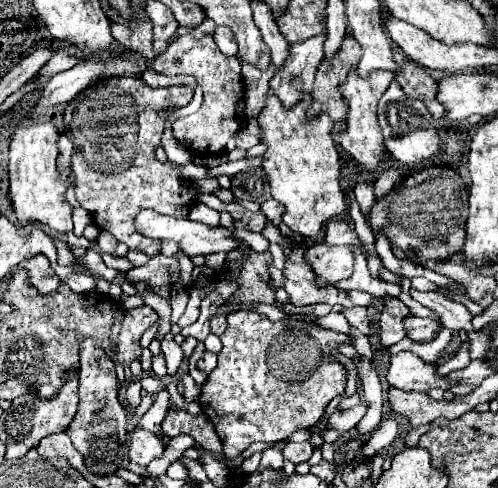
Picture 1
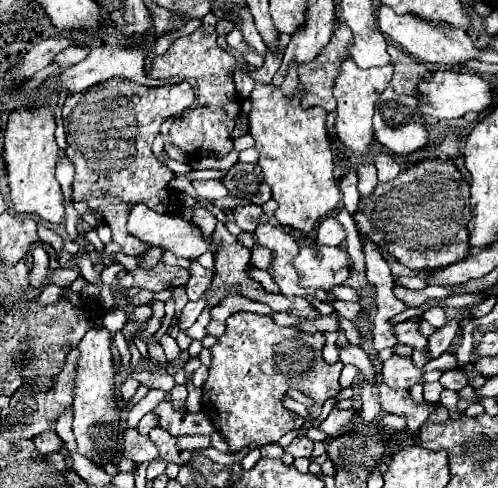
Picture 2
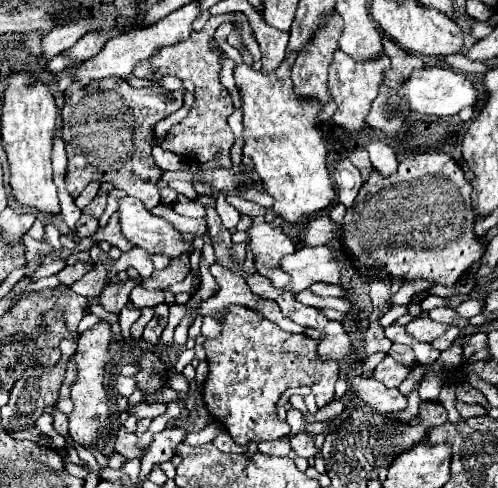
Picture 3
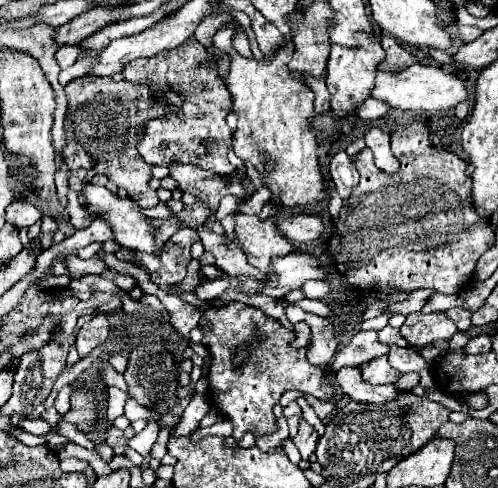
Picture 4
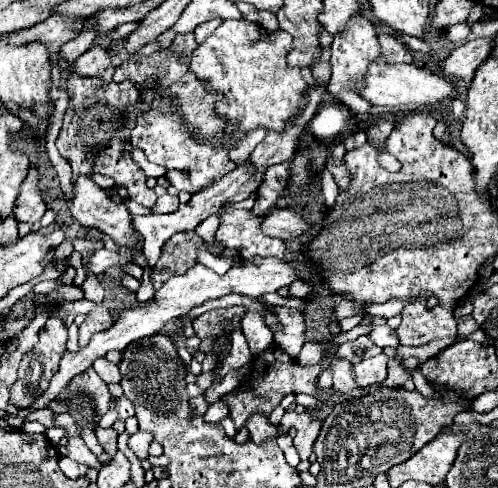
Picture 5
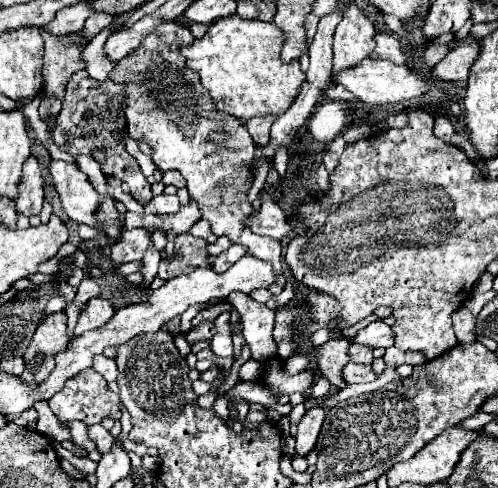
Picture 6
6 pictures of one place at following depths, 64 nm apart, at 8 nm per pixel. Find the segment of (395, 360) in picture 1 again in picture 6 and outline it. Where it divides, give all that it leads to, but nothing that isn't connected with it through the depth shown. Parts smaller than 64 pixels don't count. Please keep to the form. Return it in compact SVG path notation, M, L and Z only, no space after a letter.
M348 362L344 366L344 382L346 384L360 384L360 382L370 382L376 378L376 374L372 372L372 366L360 366L360 364L354 364L354 362Z

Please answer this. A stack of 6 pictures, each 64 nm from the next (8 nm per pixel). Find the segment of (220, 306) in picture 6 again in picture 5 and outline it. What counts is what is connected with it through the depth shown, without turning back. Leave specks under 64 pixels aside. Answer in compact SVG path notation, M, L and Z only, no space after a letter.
M232 306L232 308L216 308L216 310L210 310L210 312L204 312L192 322L192 328L194 328L194 332L200 339L208 336L216 338L220 334L220 330L222 330L220 322L230 320L234 314L242 316L244 308L242 306Z

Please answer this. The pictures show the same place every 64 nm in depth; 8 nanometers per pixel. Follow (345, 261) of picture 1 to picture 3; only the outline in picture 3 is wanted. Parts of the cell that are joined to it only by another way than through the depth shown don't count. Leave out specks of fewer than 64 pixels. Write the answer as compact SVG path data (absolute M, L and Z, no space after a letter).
M304 246L290 256L284 256L280 268L290 276L286 292L300 292L314 282L338 284L340 282L340 268L336 260L336 252L328 246Z

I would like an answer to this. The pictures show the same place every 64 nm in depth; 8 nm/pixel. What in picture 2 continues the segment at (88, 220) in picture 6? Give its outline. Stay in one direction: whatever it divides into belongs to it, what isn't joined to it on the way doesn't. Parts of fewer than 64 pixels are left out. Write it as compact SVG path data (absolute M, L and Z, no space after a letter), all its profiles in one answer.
M134 204L134 206L132 206L132 210L128 212L126 228L128 228L128 232L130 232L132 236L136 236L138 240L142 240L142 242L146 242L146 244L150 244L150 246L154 246L154 248L168 250L168 252L172 252L172 254L178 256L178 258L188 258L188 260L192 260L192 258L198 258L198 256L204 254L204 252L214 252L214 250L216 250L214 242L202 238L200 228L192 226L190 222L186 222L186 220L182 220L180 216L174 216L174 214L158 214L158 212L150 210L150 208L144 206L144 204Z

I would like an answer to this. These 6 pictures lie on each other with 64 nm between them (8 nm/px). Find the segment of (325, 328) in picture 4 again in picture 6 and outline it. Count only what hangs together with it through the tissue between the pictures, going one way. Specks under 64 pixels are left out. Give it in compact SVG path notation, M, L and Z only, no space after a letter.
M294 354L292 358L286 358L286 360L284 360L284 372L292 376L292 374L298 374L298 372L302 372L304 368L308 368L308 364L310 364L308 356L304 356L304 354Z

